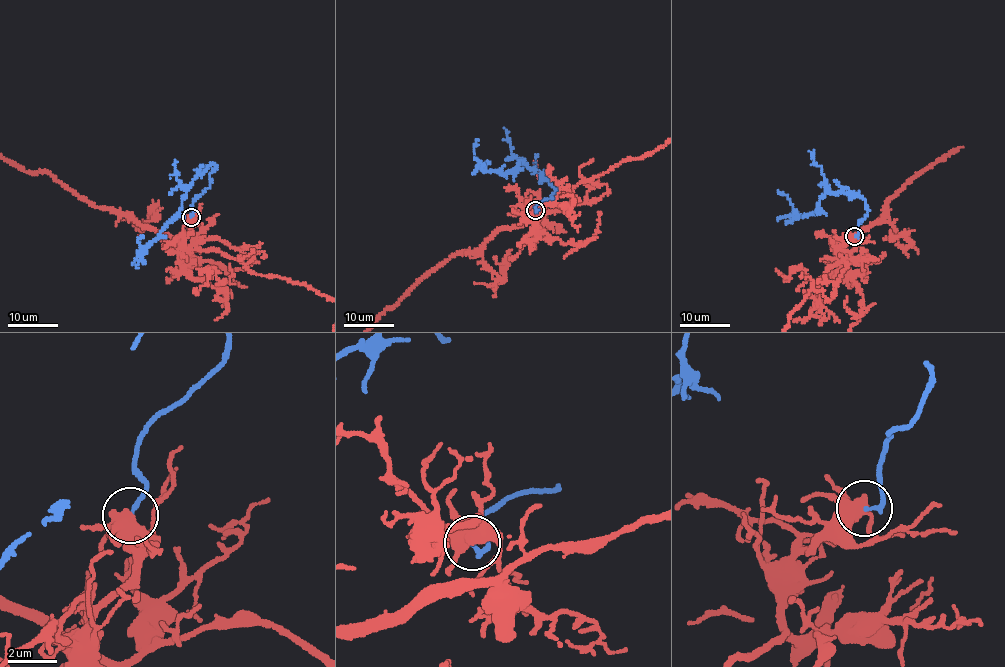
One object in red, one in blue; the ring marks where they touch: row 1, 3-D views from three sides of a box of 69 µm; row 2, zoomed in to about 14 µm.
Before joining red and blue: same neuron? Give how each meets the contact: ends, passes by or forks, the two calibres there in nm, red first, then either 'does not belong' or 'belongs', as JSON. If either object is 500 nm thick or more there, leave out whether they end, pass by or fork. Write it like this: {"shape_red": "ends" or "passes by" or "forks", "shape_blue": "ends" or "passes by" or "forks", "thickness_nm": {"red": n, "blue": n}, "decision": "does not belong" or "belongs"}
{"shape_red": "forks", "shape_blue": "ends", "thickness_nm": {"red": 440, "blue": 170}, "decision": "does not belong"}

